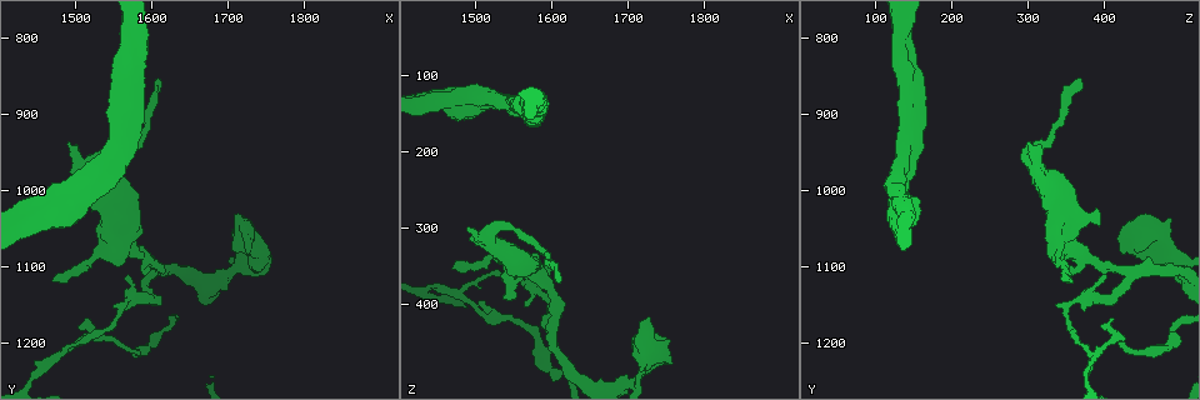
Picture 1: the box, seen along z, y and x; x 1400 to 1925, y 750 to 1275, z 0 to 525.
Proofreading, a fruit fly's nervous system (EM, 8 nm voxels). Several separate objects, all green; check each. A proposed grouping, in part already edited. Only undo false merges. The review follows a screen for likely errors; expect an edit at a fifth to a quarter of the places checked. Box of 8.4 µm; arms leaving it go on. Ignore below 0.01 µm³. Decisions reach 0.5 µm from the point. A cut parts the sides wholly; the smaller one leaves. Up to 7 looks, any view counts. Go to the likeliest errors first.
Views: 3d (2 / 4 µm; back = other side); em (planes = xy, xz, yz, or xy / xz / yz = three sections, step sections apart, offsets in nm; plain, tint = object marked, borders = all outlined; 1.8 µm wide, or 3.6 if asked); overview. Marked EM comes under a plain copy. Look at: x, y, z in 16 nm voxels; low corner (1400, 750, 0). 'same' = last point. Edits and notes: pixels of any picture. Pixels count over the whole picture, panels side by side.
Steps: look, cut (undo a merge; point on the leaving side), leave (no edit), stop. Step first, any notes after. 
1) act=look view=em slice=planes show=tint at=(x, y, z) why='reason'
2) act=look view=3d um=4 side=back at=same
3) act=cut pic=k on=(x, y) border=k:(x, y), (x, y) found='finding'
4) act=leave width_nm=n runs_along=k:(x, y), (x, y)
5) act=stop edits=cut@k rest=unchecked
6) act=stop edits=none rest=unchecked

act=look view=em slice=planes show=tint at=(1550, 945, 140) why='touches itself'

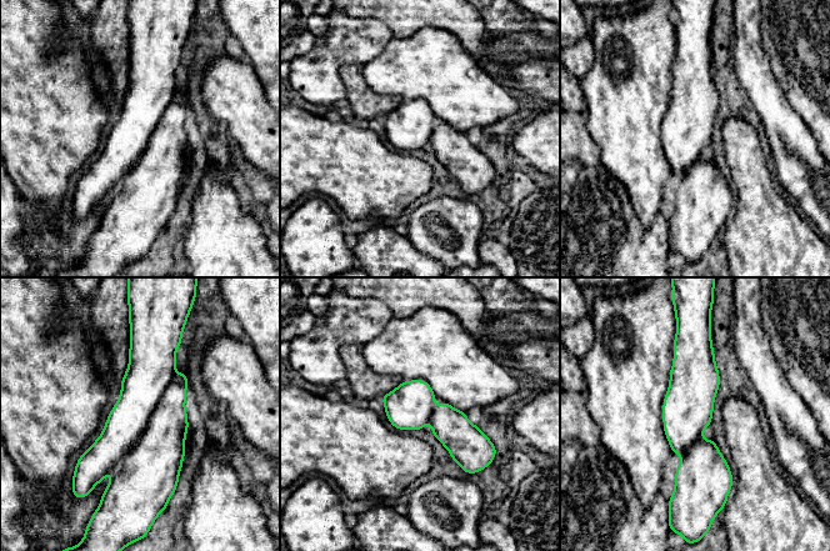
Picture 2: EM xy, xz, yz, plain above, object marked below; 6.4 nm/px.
act=leave width_nm=300 found='all the same cell'

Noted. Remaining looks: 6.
act=look view=3d um=2 at=(1485, 1215, 385) why='arms part here'

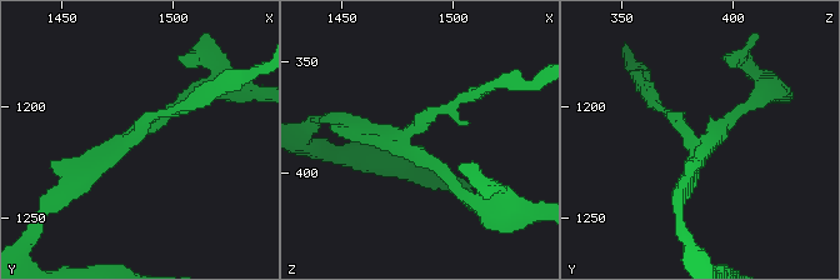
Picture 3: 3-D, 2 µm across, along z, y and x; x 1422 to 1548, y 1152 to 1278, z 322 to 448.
act=look view=em slice=planes show=tint at=(1482, 1213, 382) arms=3

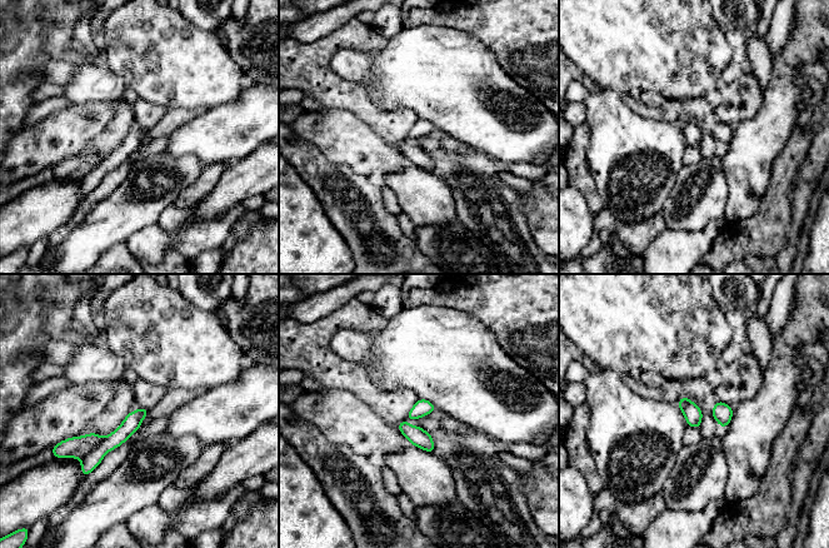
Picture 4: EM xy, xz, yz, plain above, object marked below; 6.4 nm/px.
act=cut pic=4 on=(89, 462) border=4:(105, 438), (80, 458) found='a second cell is stuck on'

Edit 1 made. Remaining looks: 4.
act=look view=em um=3.6 slice=xy step=4 show=tint at=(1600, 1110, 430) why='three-way junction'

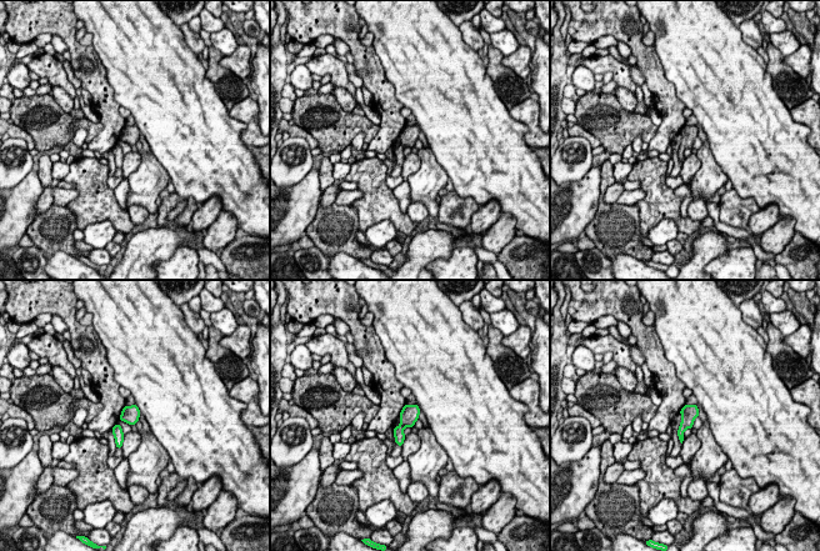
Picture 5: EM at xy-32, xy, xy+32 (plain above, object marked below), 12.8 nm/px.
act=leave width_nm=220 found='all the same cell'

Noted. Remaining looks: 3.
act=stop edits=cut@4 rest=unchecked

